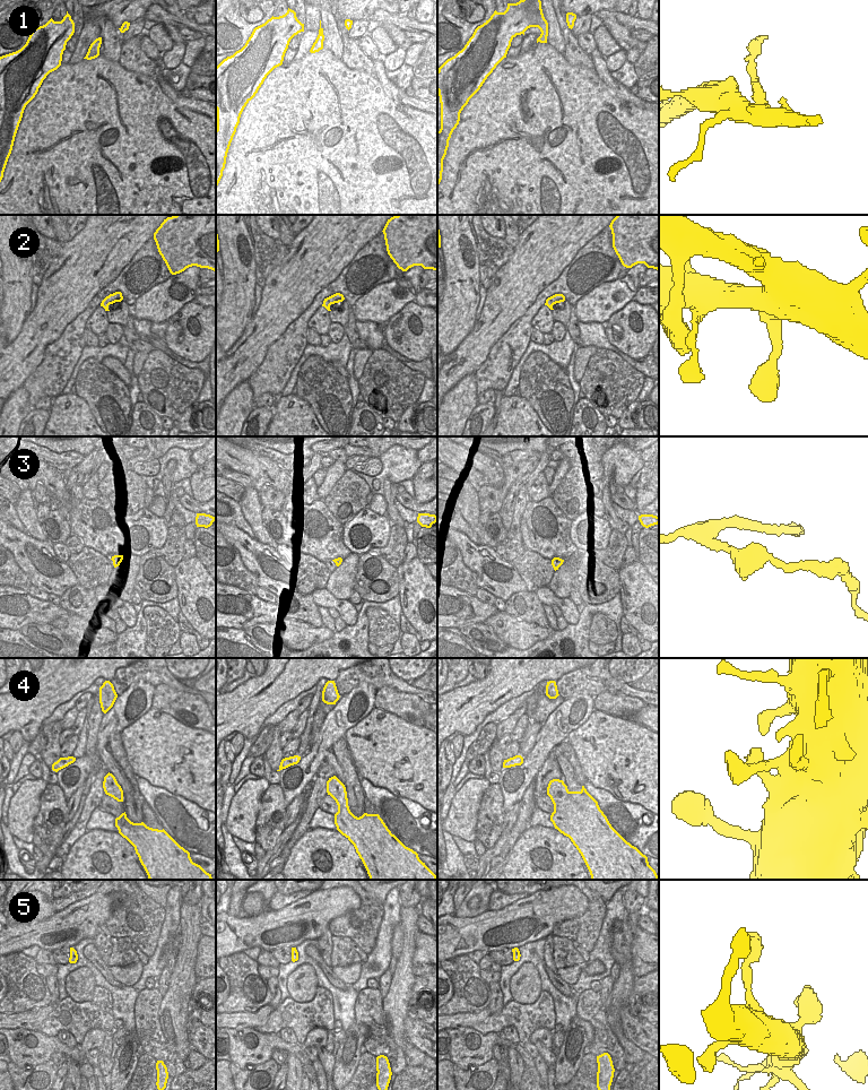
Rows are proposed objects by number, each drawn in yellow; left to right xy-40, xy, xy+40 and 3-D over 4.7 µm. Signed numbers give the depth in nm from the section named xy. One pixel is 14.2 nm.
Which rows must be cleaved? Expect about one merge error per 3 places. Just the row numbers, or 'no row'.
1, 3

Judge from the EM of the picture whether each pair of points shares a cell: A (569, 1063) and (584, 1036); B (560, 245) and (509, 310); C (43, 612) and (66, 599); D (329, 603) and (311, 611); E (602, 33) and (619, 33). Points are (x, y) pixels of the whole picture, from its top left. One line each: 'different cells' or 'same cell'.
A: same cell
B: same cell
C: different cells
D: different cells
E: different cells

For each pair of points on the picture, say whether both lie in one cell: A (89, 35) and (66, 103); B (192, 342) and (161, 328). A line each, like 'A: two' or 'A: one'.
A: two
B: two

